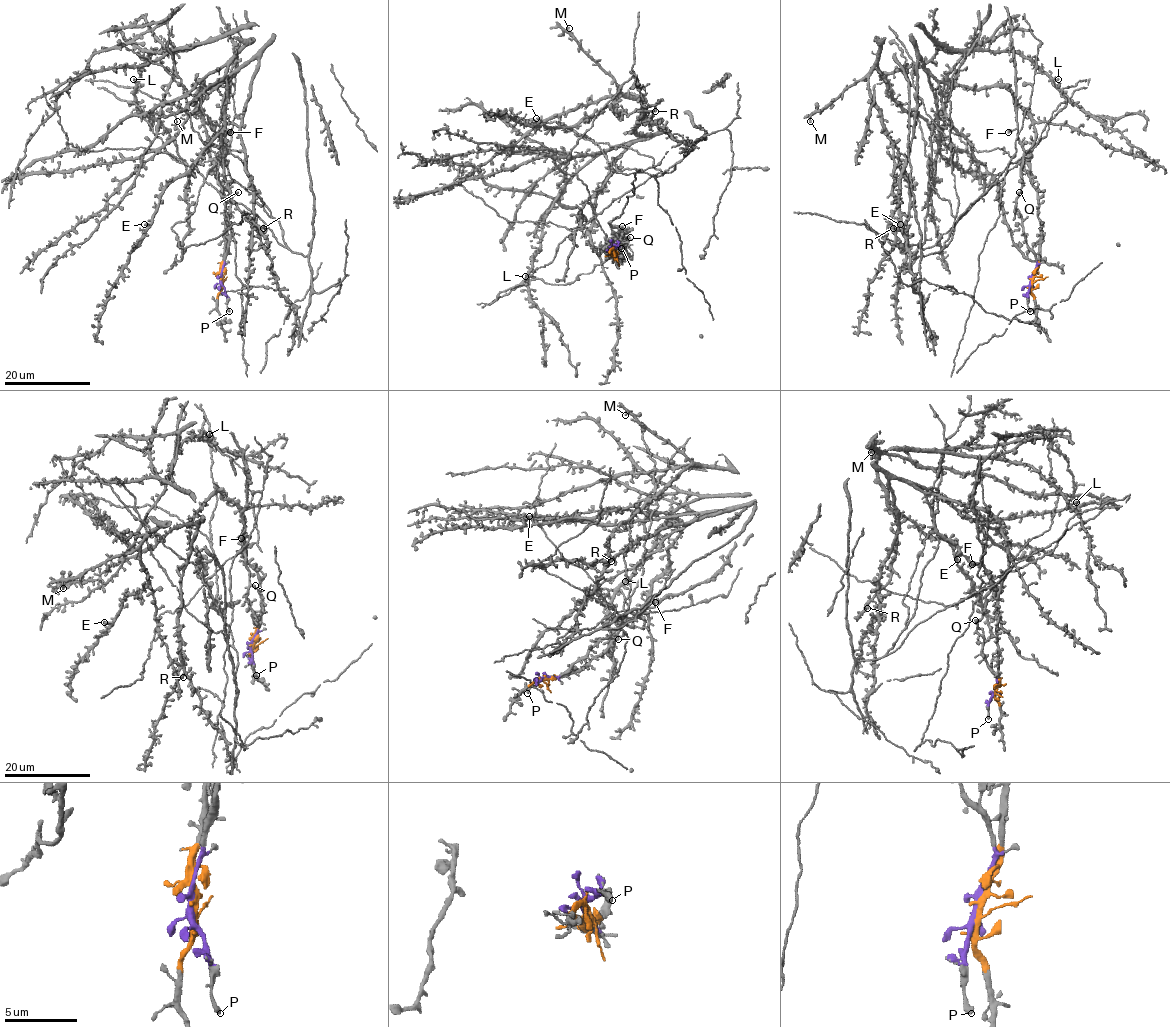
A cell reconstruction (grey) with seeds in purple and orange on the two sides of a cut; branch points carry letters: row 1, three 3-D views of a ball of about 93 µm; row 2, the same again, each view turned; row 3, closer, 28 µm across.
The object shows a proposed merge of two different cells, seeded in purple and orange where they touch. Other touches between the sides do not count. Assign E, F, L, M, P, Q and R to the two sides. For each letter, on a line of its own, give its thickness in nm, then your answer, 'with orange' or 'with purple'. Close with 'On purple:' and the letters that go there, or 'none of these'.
E: 300 nm thick; with orange
F: 340 nm thick; with purple
L: 240 nm thick; with orange
M: 190 nm thick; with orange
P: 360 nm thick; with purple
Q: 360 nm thick; with purple
R: 480 nm thick; with orange
On purple: F, P, Q

